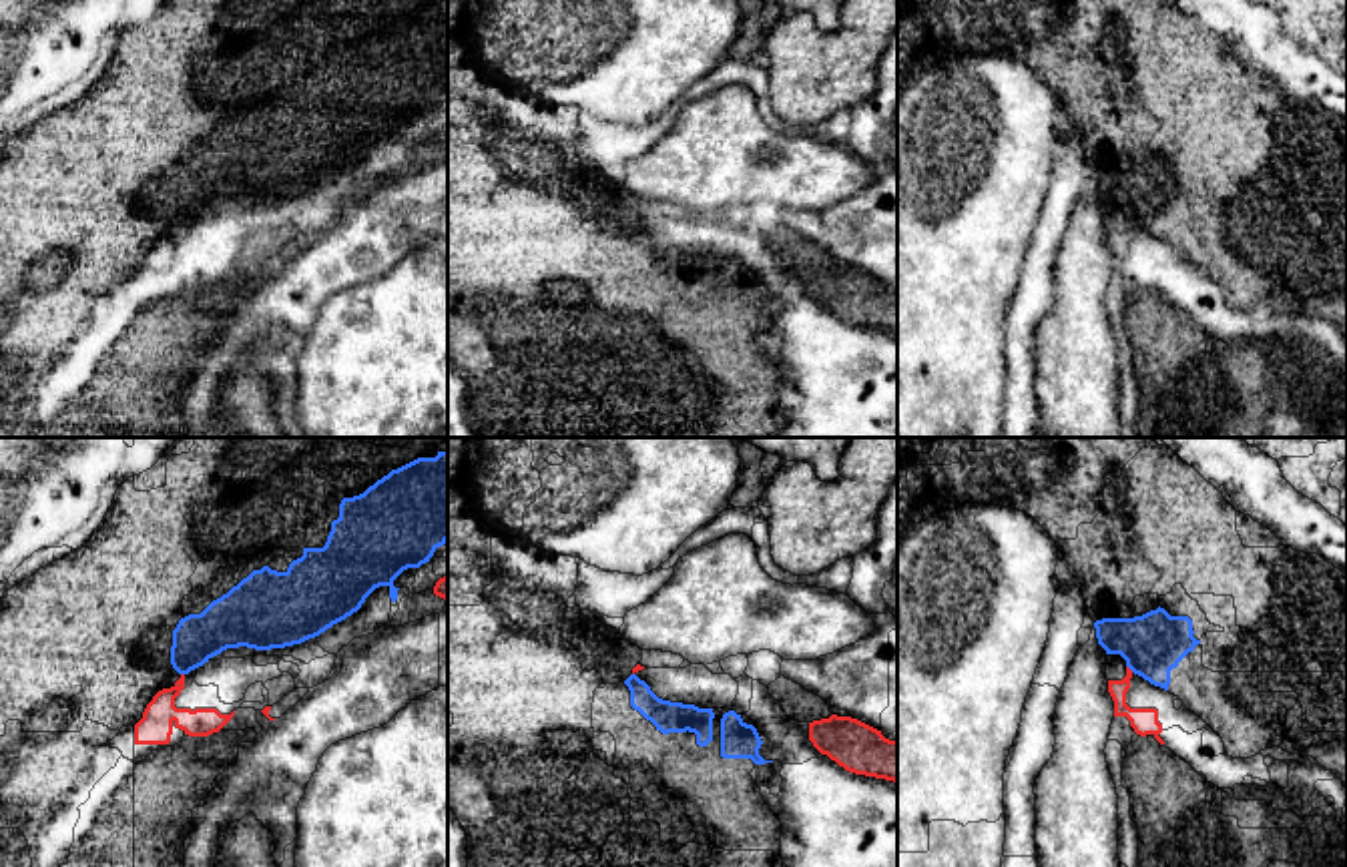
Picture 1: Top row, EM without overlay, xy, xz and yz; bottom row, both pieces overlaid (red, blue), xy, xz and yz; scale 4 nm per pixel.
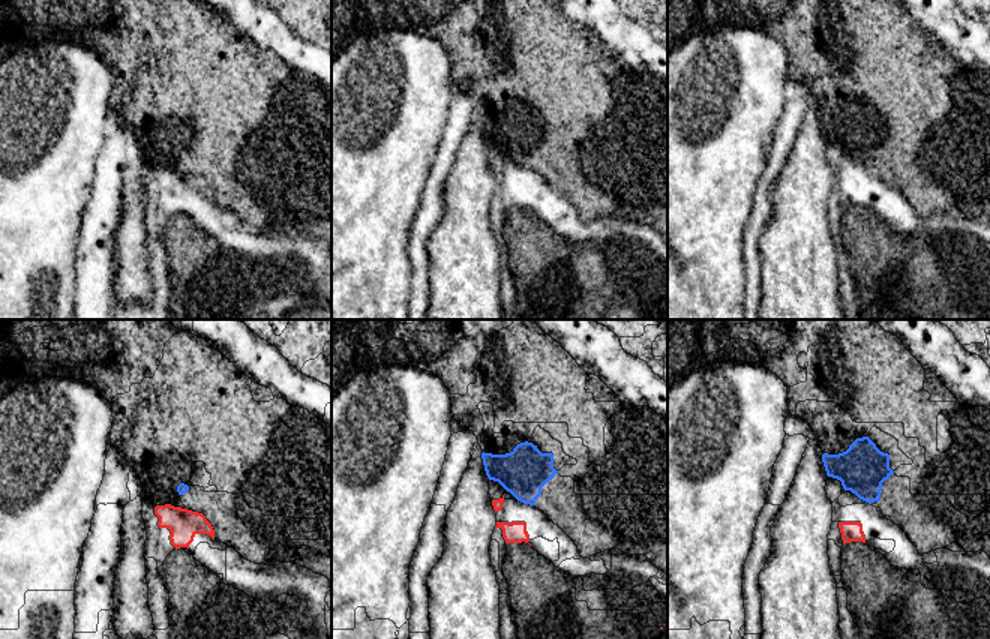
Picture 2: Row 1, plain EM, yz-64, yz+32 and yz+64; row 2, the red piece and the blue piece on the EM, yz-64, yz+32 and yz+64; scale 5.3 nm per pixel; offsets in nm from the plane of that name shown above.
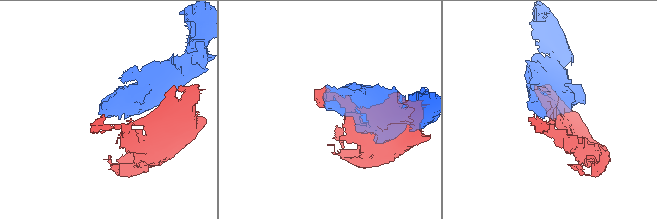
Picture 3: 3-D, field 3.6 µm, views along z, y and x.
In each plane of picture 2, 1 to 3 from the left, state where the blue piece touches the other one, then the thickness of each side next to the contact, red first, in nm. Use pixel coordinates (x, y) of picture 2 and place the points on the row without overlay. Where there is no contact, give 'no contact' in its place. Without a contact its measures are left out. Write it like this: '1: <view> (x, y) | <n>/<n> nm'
1: no contact
2: no contact
3: no contact

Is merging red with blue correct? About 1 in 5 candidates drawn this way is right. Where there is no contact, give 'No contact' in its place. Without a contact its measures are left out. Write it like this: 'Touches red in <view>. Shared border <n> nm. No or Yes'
Touches red in yz. Shared border 40 nm. No

